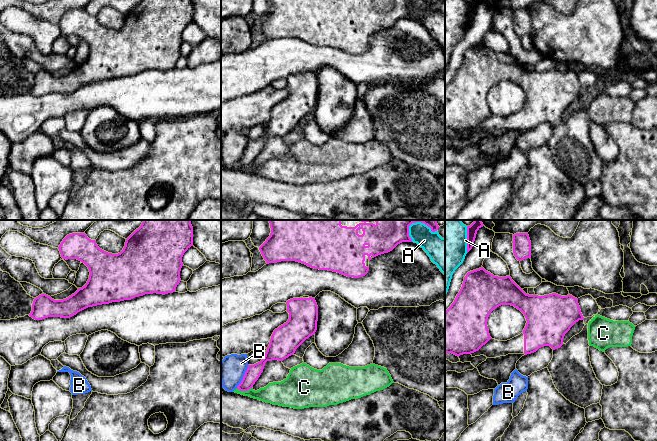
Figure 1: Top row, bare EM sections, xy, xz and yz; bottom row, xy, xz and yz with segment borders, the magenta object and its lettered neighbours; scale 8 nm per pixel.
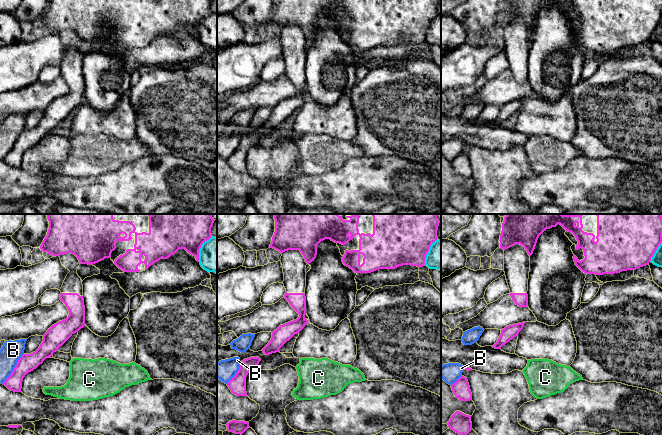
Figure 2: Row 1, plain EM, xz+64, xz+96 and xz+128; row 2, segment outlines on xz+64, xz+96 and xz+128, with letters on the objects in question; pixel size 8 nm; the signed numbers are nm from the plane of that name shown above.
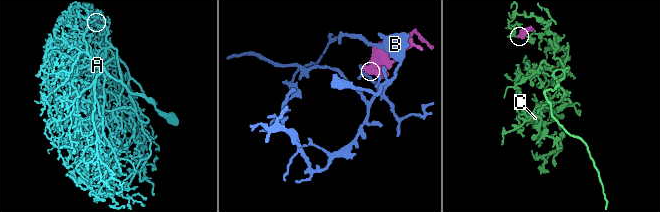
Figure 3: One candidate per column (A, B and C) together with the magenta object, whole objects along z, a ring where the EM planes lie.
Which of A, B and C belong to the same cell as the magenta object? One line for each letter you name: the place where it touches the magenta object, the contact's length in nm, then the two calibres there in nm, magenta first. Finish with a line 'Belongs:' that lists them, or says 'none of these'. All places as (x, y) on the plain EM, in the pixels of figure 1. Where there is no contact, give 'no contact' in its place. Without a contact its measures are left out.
Belongs: none of these

